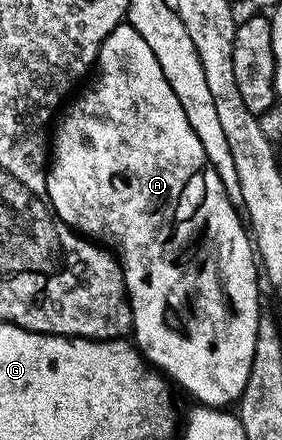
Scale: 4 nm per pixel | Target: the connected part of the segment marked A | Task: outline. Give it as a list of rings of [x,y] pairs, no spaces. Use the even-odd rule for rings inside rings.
[[[121,24],[106,36],[106,40],[100,46],[99,70],[100,75],[97,76],[96,83],[89,90],[81,89],[71,99],[72,110],[66,111],[61,116],[60,123],[58,123],[59,118],[55,123],[56,134],[54,130],[54,137],[50,142],[50,169],[47,171],[48,199],[52,201],[52,209],[67,226],[89,239],[103,240],[118,255],[120,267],[124,269],[124,289],[128,301],[132,303],[131,333],[136,334],[134,345],[144,355],[144,361],[161,371],[164,377],[175,383],[177,387],[180,385],[190,397],[196,398],[192,400],[199,405],[231,407],[231,402],[232,405],[239,403],[242,392],[246,388],[246,380],[250,376],[250,364],[254,360],[254,340],[262,313],[261,279],[258,277],[258,258],[254,253],[254,243],[237,207],[229,200],[220,177],[208,165],[202,140],[198,140],[194,128],[190,128],[190,120],[186,120],[186,112],[182,112],[182,104],[178,104],[178,96],[174,96],[174,88],[166,84],[166,76],[162,76],[162,68],[158,68],[158,59],[154,56],[154,52],[150,52],[150,44],[146,44],[146,40],[138,36],[134,27]]]

